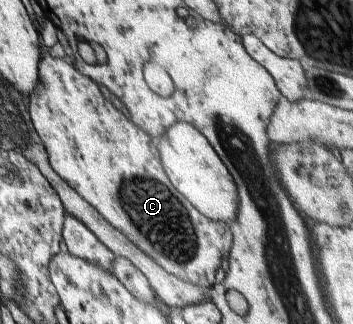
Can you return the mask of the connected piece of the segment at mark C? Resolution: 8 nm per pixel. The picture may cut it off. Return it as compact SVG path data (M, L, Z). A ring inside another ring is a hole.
M43 48L38 71L40 79L29 96L29 112L53 170L161 268L209 290L216 284L215 272L233 244L230 226L203 216L174 188L162 165L157 142L130 122L111 101L105 100L99 85L82 74L73 62L53 58L49 49Z

